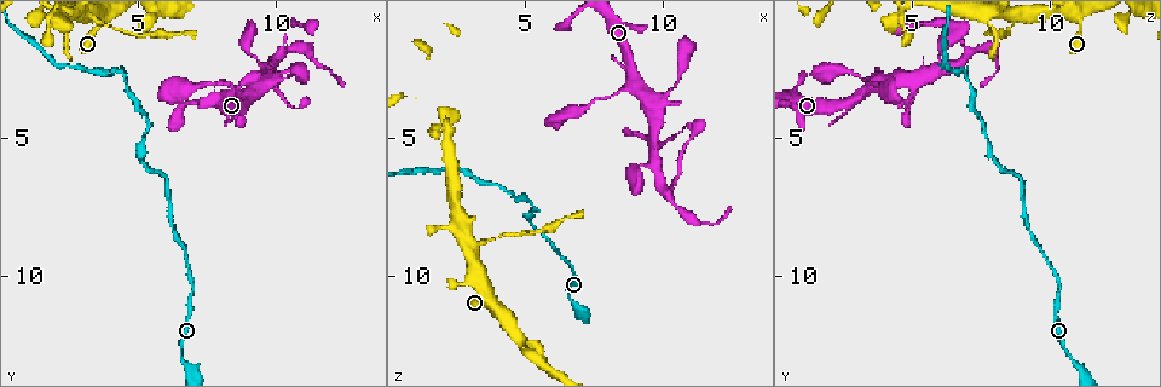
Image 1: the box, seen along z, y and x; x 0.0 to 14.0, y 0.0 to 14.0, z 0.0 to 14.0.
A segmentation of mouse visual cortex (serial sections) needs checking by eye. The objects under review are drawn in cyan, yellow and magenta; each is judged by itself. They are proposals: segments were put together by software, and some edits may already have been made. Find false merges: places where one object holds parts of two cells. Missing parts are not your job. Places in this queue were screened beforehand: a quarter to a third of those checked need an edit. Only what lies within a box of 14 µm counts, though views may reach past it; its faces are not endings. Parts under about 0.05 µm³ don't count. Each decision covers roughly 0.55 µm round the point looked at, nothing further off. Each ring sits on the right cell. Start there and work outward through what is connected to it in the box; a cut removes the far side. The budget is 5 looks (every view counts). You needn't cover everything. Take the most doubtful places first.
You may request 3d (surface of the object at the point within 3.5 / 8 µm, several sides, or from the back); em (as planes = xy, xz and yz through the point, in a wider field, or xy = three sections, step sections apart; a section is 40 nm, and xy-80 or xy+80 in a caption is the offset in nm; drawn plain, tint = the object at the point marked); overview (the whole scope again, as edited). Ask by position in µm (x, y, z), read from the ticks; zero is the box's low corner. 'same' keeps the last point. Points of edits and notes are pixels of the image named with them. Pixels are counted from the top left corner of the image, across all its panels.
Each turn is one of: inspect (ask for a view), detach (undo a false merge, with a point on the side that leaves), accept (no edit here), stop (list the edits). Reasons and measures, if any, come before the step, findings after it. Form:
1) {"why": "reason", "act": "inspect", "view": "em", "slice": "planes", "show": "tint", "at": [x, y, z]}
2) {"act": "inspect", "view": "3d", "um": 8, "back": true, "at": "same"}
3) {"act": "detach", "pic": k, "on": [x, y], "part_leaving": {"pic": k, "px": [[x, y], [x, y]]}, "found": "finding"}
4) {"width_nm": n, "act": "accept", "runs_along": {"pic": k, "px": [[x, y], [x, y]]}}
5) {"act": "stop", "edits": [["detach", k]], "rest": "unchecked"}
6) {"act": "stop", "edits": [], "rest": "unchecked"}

{"act": "inspect", "view": "3d", "um": 3.5, "at": [3.9, 0.9, 8.6]}

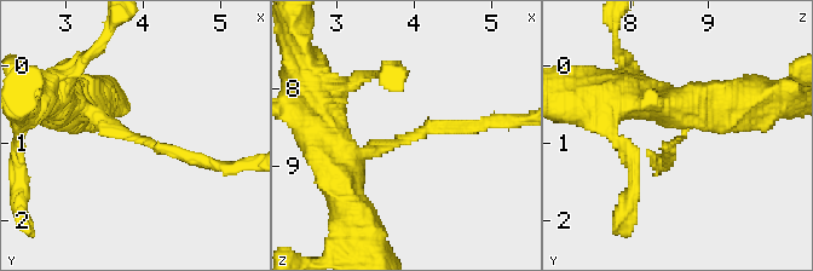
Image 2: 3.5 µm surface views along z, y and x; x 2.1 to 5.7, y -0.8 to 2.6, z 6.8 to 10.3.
{"arm_widths_nm": [150, 300], "act": "detach", "pic": 2, "on": [413, 136], "part_leaving": {"pic": 2, "px": [[378, 149], [433, 127], [482, 125]]}, "found": "two cells meet here"}

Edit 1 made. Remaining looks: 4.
{"why": "four or more arms meet", "act": "inspect", "view": "3d", "um": 8, "at": [9.7, 2.9, 4.8]}

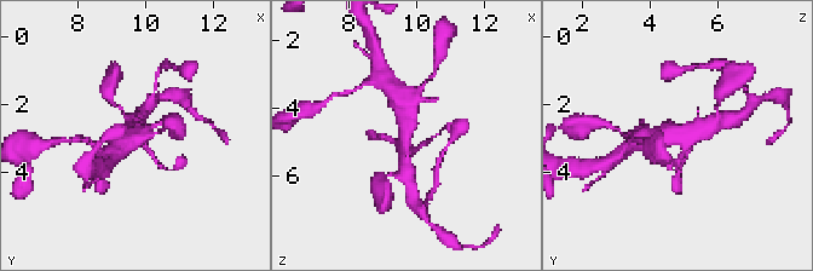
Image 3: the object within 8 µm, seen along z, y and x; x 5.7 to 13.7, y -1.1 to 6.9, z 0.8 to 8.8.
{"arms": 4, "arm_widths_nm": [150, 200, 400, 500], "why": "now the EM", "act": "inspect", "view": "em", "slice": "xy", "step": 1, "show": "tint", "at": [9.7, 2.9, 4.9]}

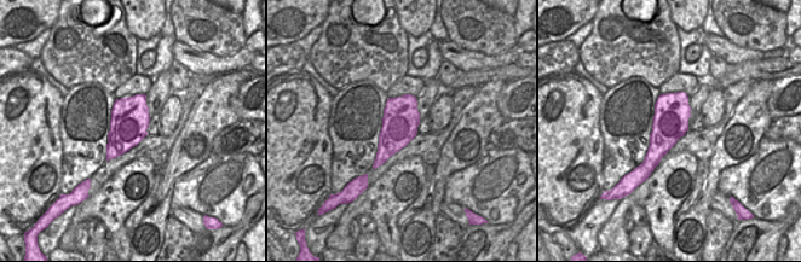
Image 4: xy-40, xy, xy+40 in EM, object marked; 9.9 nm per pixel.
{"width_nm": 360, "act": "accept", "runs_along": {"pic": 3, "px": [[643, 140], [696, 133], [711, 126]]}, "found": "continuous, no second cell"}

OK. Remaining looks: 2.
{"act": "stop", "edits": [["detach", 2]], "rest": "unchecked"}

